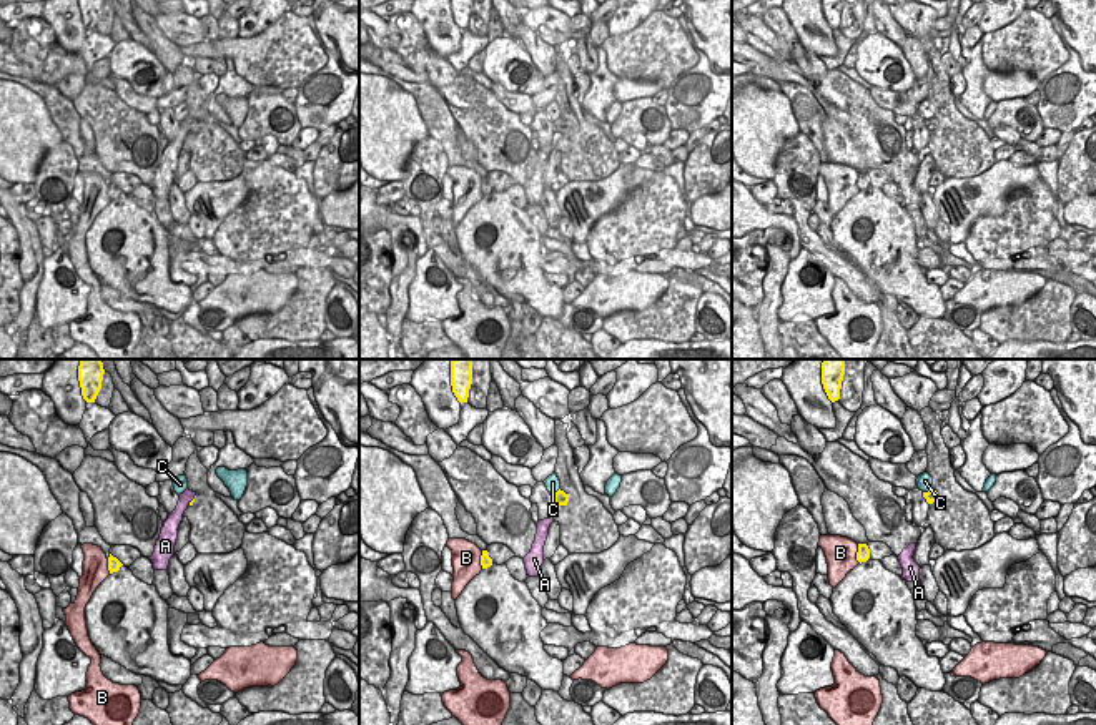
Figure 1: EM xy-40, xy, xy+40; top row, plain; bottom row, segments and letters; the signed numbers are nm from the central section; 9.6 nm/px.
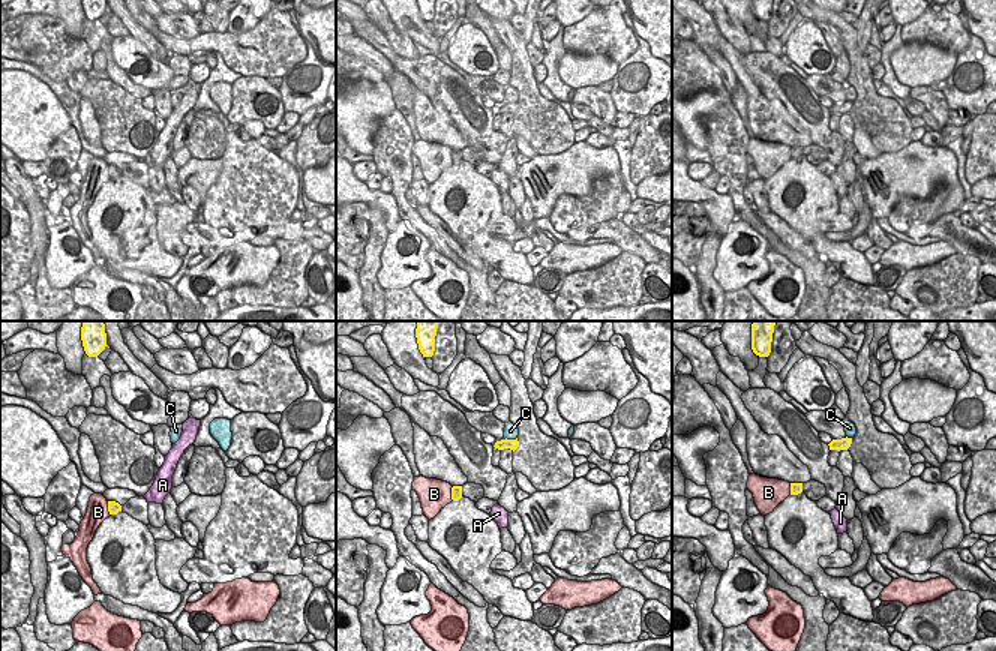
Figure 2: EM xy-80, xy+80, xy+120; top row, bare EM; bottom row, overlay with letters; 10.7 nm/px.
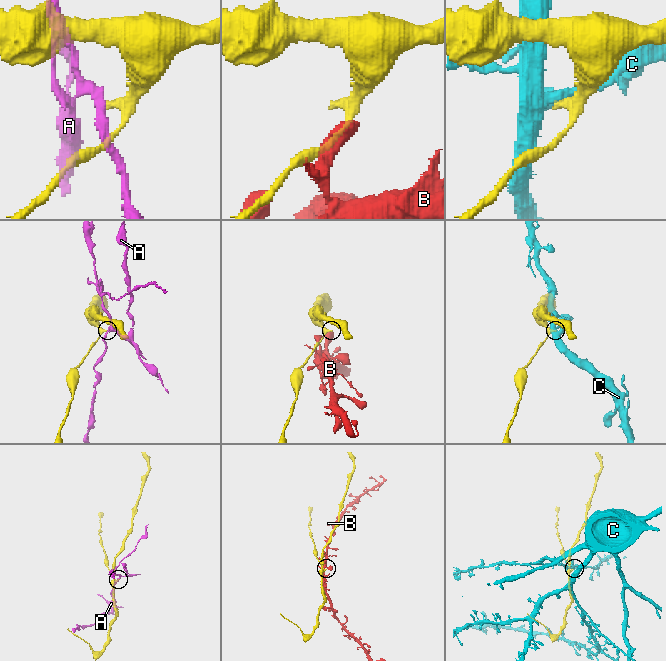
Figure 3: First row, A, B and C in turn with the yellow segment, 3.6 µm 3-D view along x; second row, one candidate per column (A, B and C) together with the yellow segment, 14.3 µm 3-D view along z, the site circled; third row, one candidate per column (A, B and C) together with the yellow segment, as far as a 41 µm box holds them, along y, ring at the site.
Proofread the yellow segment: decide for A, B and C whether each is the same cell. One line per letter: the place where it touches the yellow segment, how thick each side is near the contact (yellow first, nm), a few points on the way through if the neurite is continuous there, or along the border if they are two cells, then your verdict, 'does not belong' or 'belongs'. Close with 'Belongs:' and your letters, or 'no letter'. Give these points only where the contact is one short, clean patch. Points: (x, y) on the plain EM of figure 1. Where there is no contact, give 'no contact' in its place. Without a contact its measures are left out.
A: xy-40 (192, 128) | 30/140 nm | along xy-40 (193, 125), (188, 132) | does not belong
B: xy+40 (857, 182) | 130/300 nm | does not belong
C: xy (556, 120) | 140/140 nm | along xy (559, 115), (551, 122) | does not belong
Belongs: no letter

